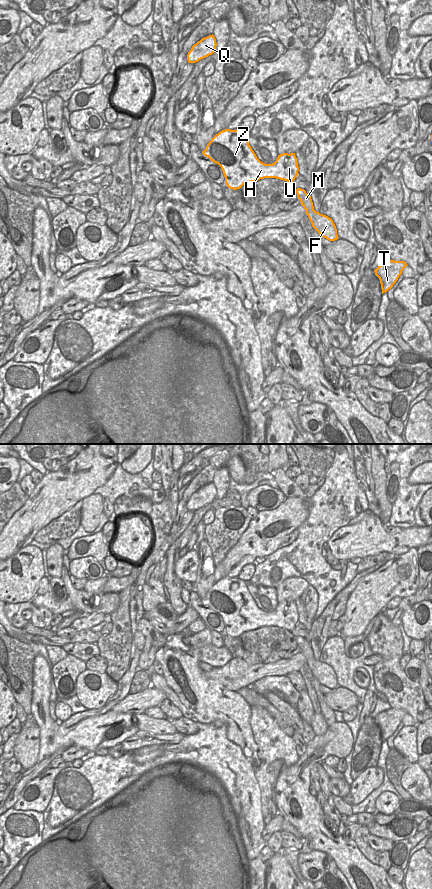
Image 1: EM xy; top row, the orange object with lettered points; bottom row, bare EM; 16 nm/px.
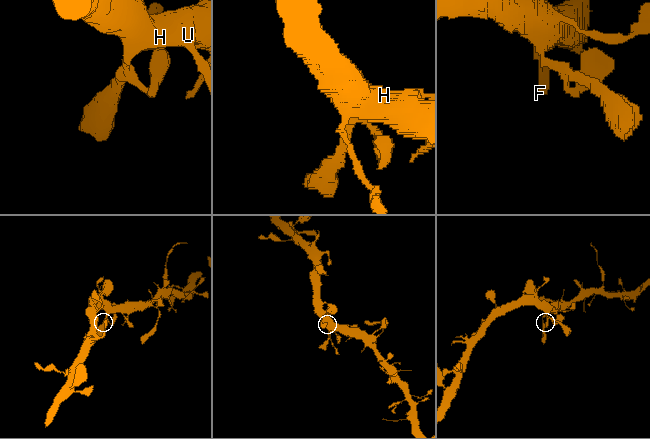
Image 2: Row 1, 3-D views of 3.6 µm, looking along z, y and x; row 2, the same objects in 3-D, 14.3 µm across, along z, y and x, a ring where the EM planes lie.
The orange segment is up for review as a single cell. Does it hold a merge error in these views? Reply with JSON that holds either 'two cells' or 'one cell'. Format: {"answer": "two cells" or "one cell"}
{"answer": "one cell"}

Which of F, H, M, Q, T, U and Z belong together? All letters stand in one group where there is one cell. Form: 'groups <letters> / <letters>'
groups F H M Q T U Z

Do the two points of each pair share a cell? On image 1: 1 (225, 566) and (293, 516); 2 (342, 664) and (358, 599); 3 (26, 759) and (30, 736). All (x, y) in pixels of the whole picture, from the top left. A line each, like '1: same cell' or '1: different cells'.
1: same cell
2: different cells
3: same cell

